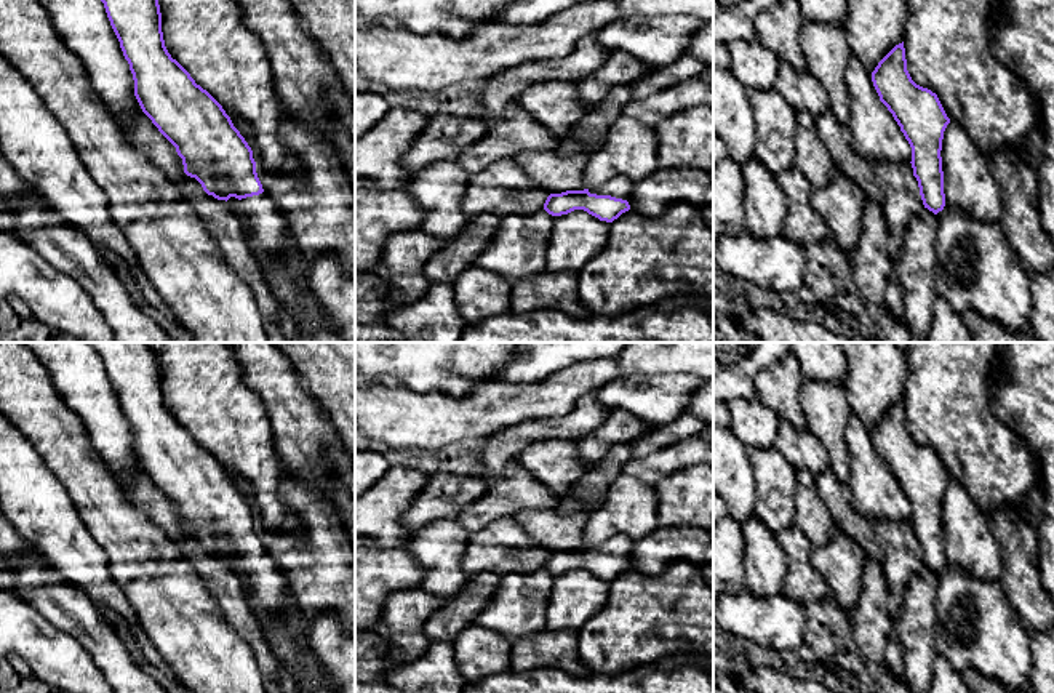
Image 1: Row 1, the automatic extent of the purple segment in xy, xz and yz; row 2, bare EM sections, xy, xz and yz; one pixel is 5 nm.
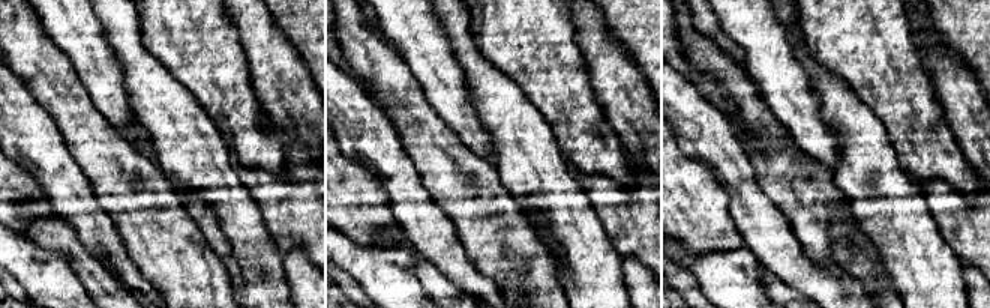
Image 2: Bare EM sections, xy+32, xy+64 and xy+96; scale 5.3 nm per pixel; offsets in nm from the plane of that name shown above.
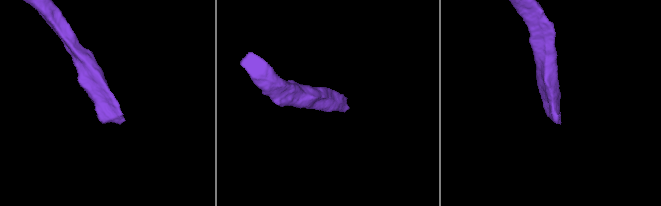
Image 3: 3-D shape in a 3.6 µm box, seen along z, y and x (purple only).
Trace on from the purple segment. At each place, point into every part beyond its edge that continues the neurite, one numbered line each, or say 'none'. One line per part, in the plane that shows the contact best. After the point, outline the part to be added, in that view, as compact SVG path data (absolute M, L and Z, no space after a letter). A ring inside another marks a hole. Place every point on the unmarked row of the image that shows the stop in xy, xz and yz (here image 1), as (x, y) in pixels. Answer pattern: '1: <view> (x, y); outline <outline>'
1: xz (621, 546); outline M616 535L609 541L603 541L597 547L589 547L590 552L611 554L616 557L629 559L635 547L635 541L625 535Z

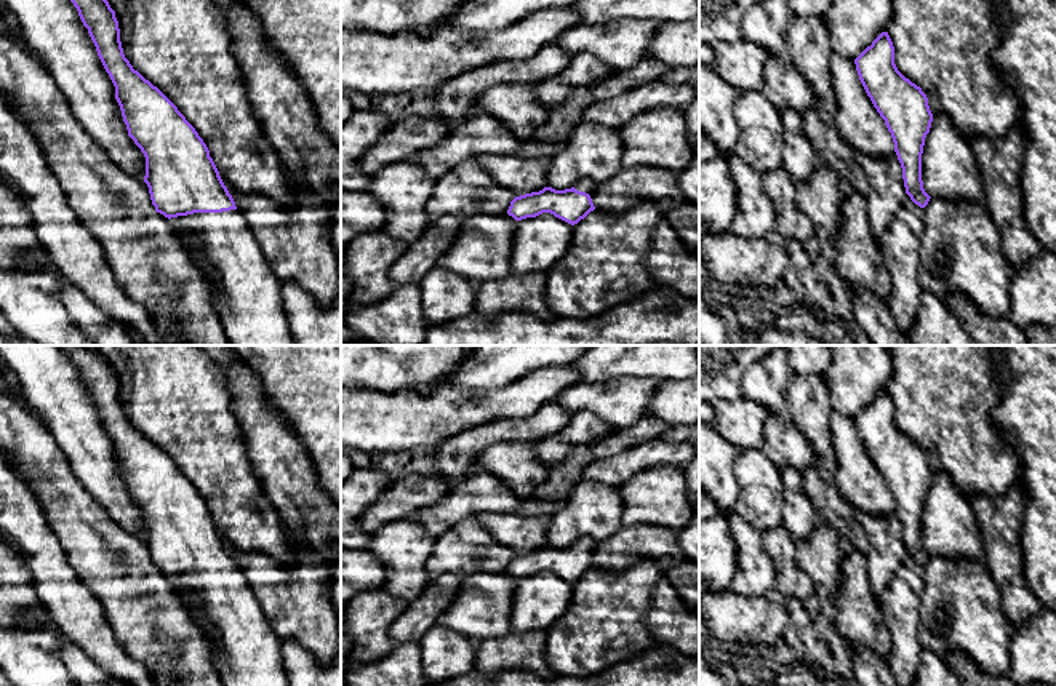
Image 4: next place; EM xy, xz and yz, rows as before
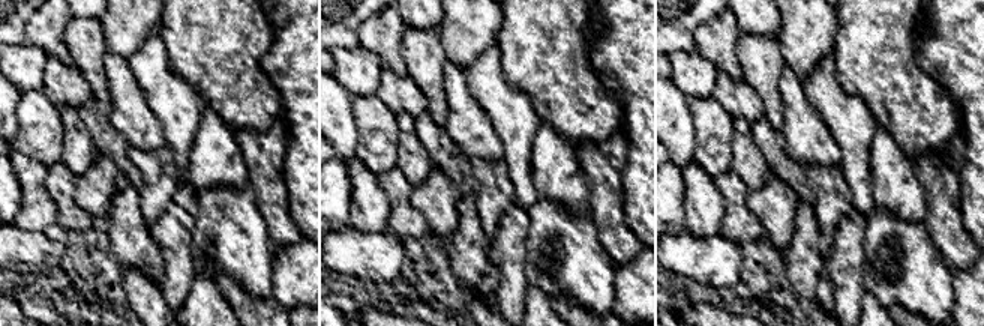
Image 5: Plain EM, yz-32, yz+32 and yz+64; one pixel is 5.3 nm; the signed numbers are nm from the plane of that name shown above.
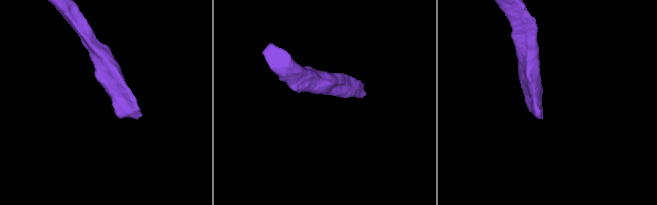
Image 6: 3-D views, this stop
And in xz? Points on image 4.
1: xz (589, 544); outline M589 536L581 537L581 539L574 544L576 548L586 550L586 552L589 552L589 553L592 553L592 552L597 548L597 545L598 545L598 540L595 540L594 537L589 537Z

